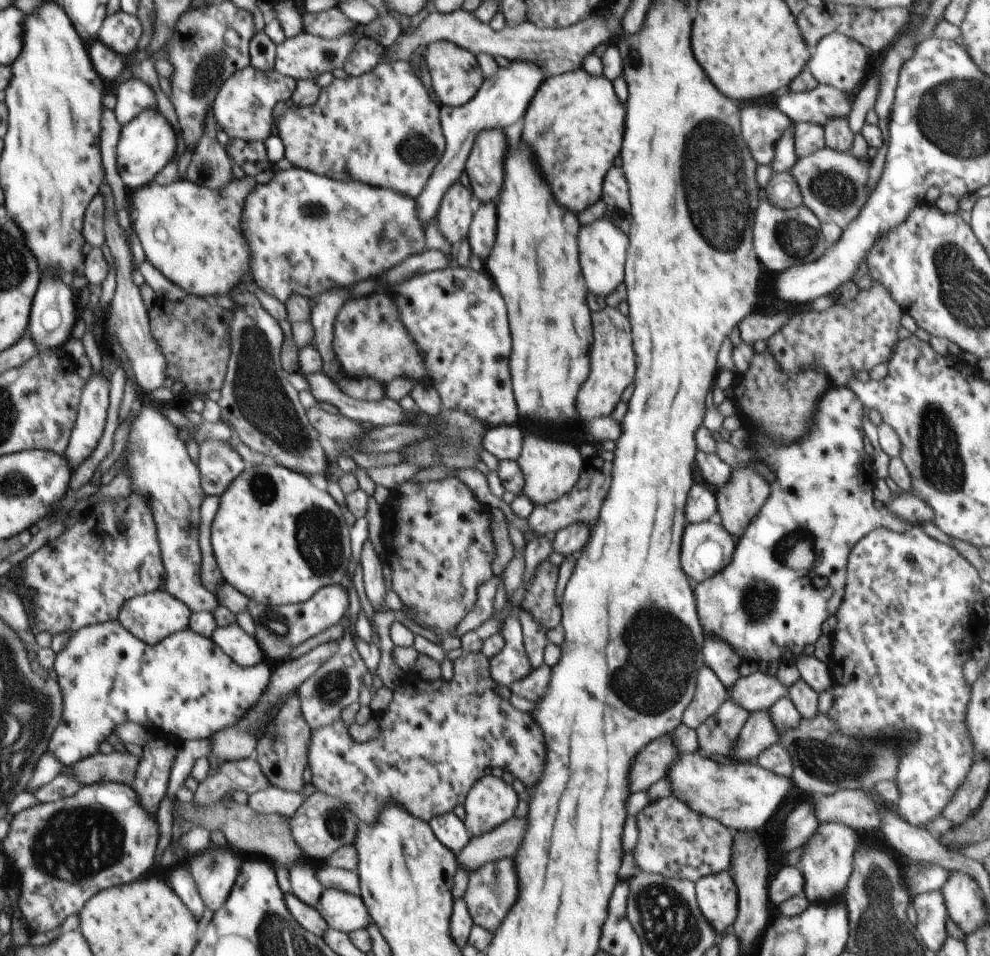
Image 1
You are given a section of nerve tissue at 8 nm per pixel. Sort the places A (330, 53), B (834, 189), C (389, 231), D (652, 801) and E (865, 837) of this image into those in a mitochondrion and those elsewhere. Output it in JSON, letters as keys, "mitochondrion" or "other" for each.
{"A":"mitochondrion","B":"mitochondrion","C":"other","D":"other","E":"other"}

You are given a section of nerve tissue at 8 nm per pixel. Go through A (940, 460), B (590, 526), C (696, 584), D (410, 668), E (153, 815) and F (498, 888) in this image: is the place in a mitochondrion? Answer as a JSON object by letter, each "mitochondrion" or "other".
{"A":"mitochondrion","B":"other","C":"other","D":"other","E":"other","F":"mitochondrion"}

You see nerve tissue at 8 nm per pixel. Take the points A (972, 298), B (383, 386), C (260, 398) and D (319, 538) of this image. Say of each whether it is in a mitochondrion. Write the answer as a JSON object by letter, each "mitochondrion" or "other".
{"A":"mitochondrion","B":"other","C":"mitochondrion","D":"mitochondrion"}

